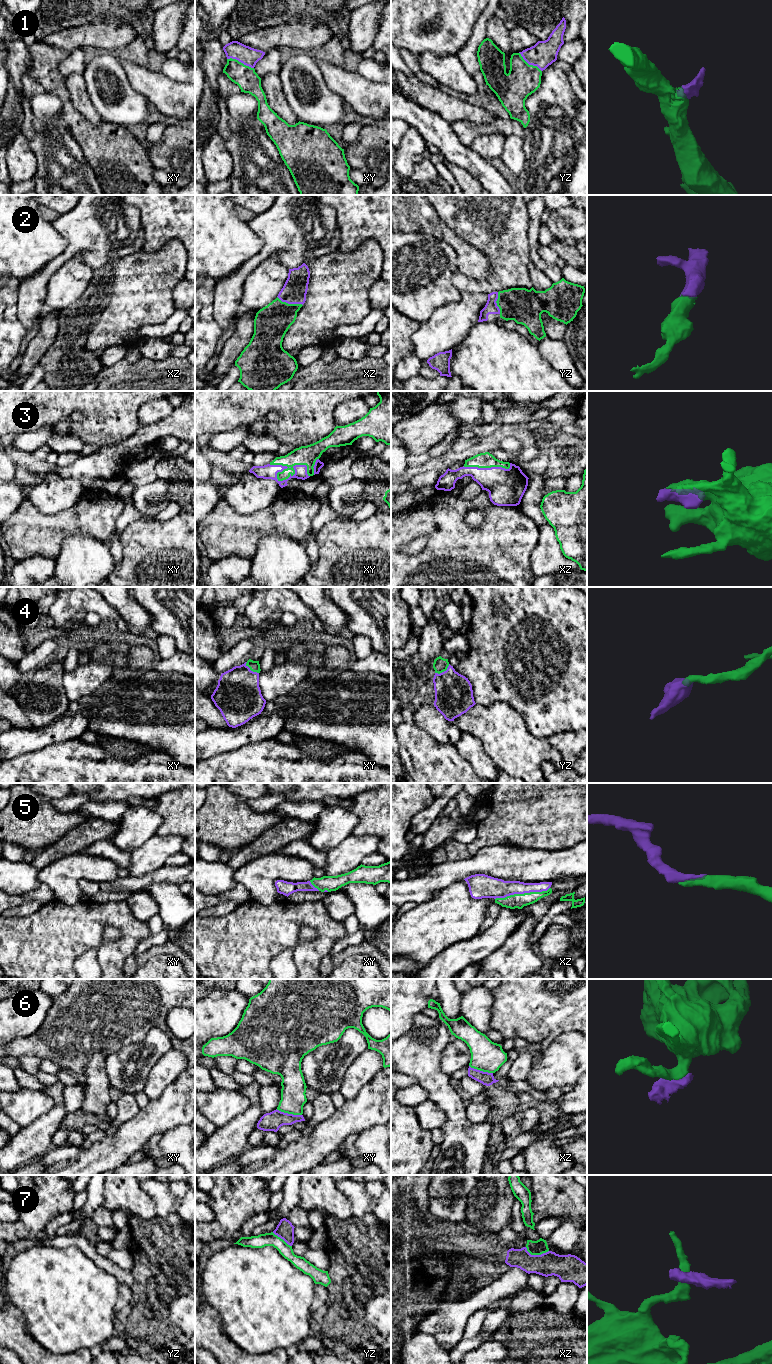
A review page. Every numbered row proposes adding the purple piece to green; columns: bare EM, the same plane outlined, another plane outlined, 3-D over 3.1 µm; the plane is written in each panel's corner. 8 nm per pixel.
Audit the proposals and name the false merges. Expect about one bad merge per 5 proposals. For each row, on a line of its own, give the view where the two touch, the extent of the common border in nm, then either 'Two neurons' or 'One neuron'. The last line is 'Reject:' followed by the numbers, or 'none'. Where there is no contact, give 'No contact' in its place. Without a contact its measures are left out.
1: Touches green in xy. Shared border 240 nm. One neuron
2: Touches green in xz. Shared border 220 nm. One neuron
3: Touches green in xy. Shared border 340 nm. One neuron
4: Touches green in xy. Shared border 140 nm. One neuron
5: Touches green in xz. Shared border 460 nm. One neuron
6: Touches green in xy. Shared border 220 nm. Two neurons
7: Touches green in xz. Shared border 190 nm. Two neurons
Reject: 6, 7

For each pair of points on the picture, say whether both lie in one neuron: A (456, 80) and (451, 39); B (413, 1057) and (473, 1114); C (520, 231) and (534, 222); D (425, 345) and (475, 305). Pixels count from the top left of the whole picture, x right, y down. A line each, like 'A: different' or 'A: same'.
A: different
B: different
C: different
D: same

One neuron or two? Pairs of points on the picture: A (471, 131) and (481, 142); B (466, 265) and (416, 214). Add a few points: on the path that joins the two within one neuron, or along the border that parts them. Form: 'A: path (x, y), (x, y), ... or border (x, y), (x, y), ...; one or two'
A: border (484, 133), (477, 136), (469, 145); two
B: path (463, 250), (448, 235), (431, 224); one

